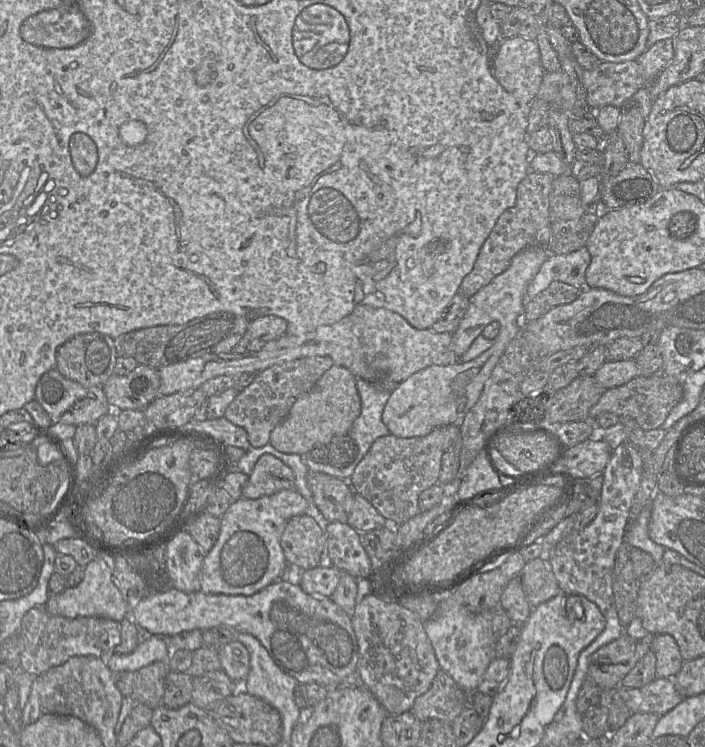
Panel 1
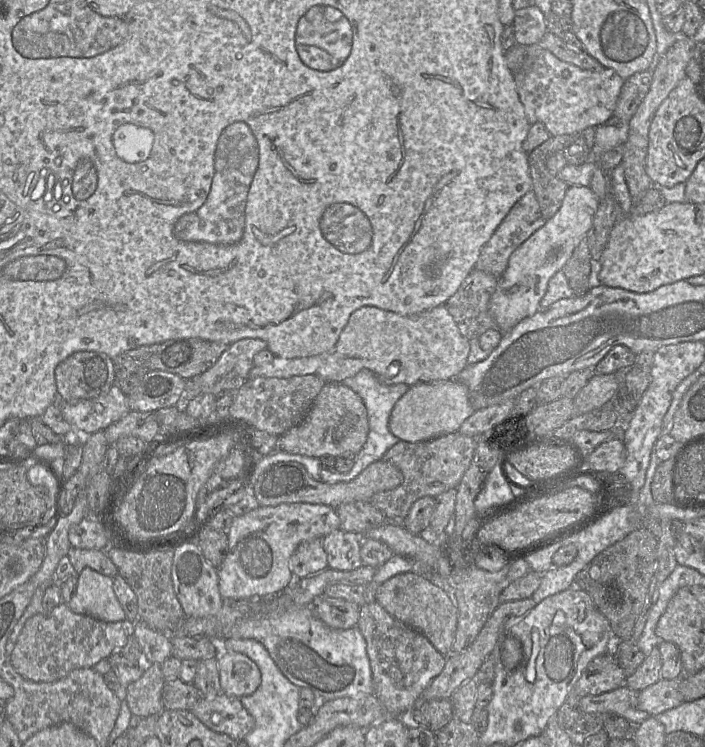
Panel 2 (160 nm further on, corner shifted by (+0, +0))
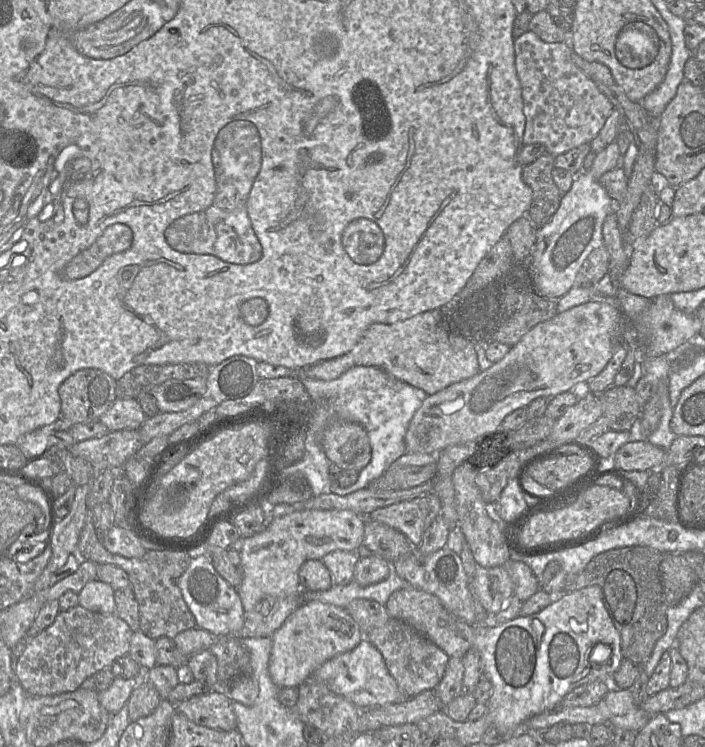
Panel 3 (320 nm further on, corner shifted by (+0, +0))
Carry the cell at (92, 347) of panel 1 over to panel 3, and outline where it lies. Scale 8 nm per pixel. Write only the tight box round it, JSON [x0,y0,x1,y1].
[59,368,116,424]

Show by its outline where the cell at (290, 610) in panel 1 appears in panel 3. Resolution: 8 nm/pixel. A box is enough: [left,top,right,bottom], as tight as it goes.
[312,638,409,709]

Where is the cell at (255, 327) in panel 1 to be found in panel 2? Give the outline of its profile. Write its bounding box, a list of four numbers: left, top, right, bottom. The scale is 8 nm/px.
[186,338,267,397]

